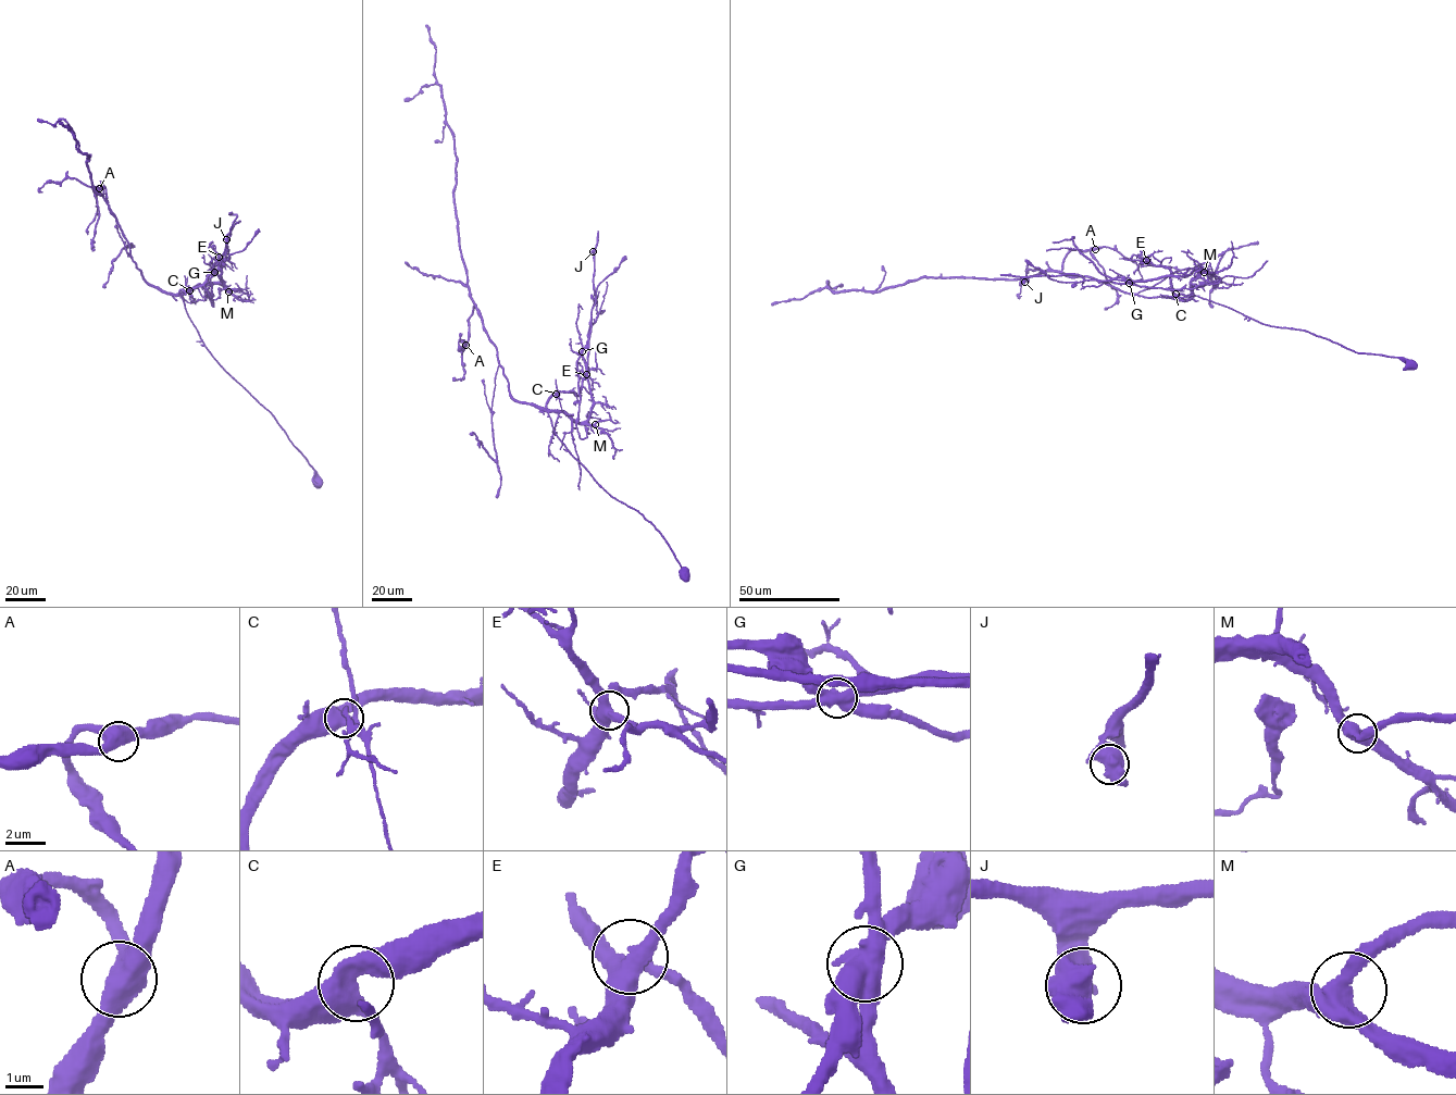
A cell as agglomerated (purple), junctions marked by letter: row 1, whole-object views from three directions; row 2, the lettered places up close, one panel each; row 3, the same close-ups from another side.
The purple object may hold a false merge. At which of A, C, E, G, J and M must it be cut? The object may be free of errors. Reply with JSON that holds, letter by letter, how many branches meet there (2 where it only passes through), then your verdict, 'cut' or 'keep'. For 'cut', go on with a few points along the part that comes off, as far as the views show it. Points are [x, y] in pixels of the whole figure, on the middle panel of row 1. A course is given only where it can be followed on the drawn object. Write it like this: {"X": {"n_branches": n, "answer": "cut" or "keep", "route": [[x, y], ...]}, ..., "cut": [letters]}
{"A": {"n_branches": 3, "answer": "keep"}, "C": {"n_branches": 3, "answer": "keep"}, "E": {"n_branches": 3, "answer": "keep"}, "G": {"n_branches": 3, "answer": "cut", "route": [[582, 351], [590, 328], [598, 231]]}, "J": {"n_branches": 3, "answer": "keep"}, "M": {"n_branches": 3, "answer": "keep"}, "cut": ["G"]}

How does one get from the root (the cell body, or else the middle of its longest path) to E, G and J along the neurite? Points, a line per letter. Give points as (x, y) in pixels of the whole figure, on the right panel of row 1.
E: (1410, 364), (1397, 358), (1357, 352), (1302, 330), (1265, 324), (1196, 296), (1177, 296), (1168, 269), (1146, 260)
G: (1410, 364), (1357, 352), (1302, 330), (1265, 324), (1195, 296), (1191, 282), (1197, 269), (1183, 276), (1129, 283)
J: (1410, 364), (1265, 324), (1195, 296), (1197, 269), (1142, 281), (1064, 274), (1024, 282)

